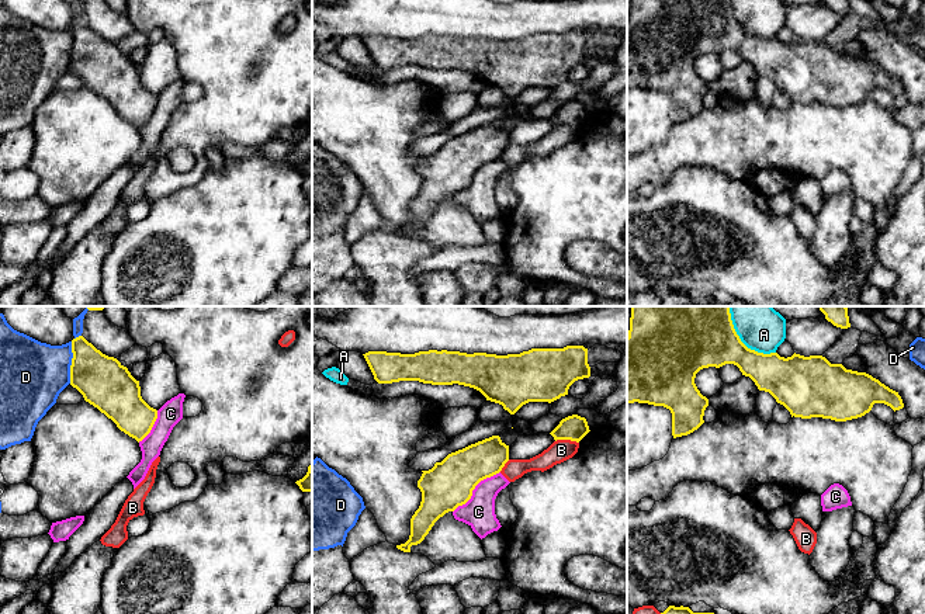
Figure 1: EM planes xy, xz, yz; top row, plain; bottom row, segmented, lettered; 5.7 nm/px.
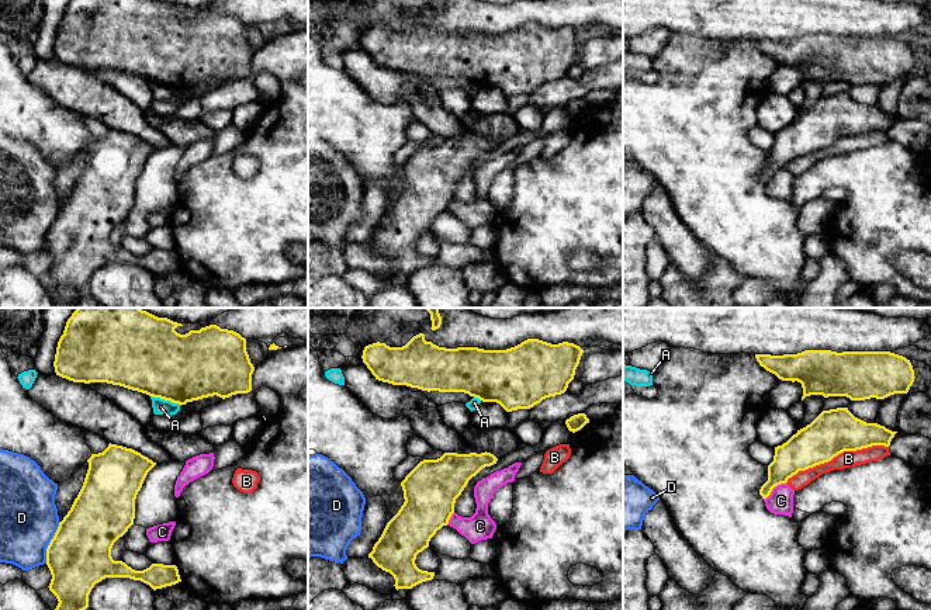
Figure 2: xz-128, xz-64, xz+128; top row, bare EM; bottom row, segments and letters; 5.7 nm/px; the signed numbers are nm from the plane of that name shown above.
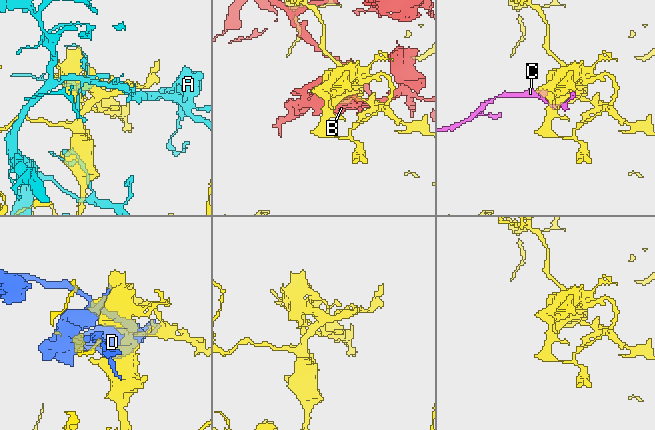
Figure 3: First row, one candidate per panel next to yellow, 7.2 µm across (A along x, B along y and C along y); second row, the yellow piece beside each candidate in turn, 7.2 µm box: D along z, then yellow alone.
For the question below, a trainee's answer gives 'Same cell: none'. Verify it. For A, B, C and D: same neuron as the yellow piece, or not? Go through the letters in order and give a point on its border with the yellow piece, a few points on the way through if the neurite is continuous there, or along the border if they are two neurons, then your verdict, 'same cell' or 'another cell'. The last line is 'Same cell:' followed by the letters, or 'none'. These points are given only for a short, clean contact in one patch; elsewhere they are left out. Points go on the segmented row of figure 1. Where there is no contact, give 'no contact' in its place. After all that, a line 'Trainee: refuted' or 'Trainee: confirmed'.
A: yz (740, 340) | another cell
B: xz (567, 439) | another cell
C: xz (474, 488) | same cell
D: xy (72, 363) | another cell
Same cell: C
Trainee: refuted

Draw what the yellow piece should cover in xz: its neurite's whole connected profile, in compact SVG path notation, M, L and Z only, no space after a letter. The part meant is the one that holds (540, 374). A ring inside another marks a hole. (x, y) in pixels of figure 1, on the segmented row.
M531 348L496 355L429 350L415 354L368 351L363 354L378 384L419 381L432 385L464 385L515 414L529 402L554 402L569 386L590 377L588 348Z

